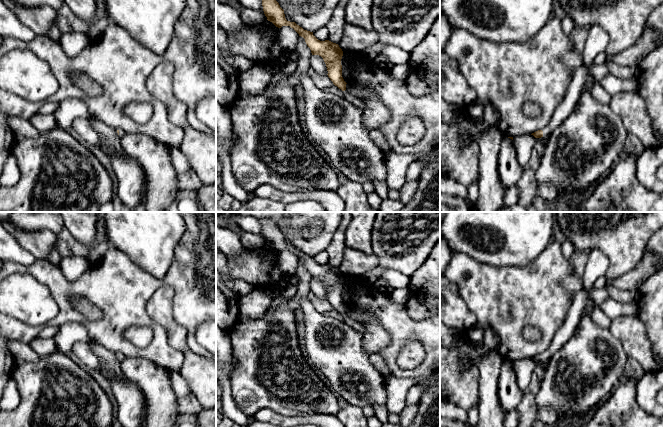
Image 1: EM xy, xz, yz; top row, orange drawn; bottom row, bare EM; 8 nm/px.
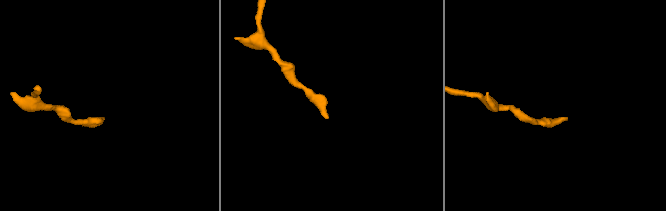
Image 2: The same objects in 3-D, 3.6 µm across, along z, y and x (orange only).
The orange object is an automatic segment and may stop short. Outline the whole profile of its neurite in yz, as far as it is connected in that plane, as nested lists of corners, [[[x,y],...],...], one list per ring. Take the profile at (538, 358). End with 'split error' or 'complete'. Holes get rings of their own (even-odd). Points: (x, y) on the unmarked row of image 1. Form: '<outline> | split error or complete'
[[[595,288],[589,292],[584,289],[577,291],[572,297],[565,321],[556,331],[548,350],[543,354],[538,354],[532,357],[531,359],[535,362],[544,361],[547,363],[554,353],[562,348],[574,334],[581,318],[582,311],[587,303],[592,300],[597,305],[601,305],[608,297],[609,294],[606,289]]] | split error

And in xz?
[[[259,219],[262,224],[262,230],[267,244],[272,246],[276,251],[290,250],[293,252],[299,260],[305,263],[307,270],[310,272],[312,279],[319,279],[323,282],[328,301],[335,310],[343,315],[342,320],[350,325],[355,331],[364,333],[364,326],[354,321],[349,315],[346,314],[346,306],[342,301],[342,289],[341,283],[343,275],[338,268],[329,264],[320,265],[314,259],[313,256],[304,254],[295,246],[287,245],[285,242],[284,234],[280,231],[279,227],[270,219]]] | split error

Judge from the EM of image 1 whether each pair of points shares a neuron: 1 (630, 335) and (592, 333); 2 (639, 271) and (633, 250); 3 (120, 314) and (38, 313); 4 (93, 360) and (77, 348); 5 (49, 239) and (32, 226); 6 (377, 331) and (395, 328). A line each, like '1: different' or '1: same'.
1: different
2: different
3: different
4: same
5: different
6: different

